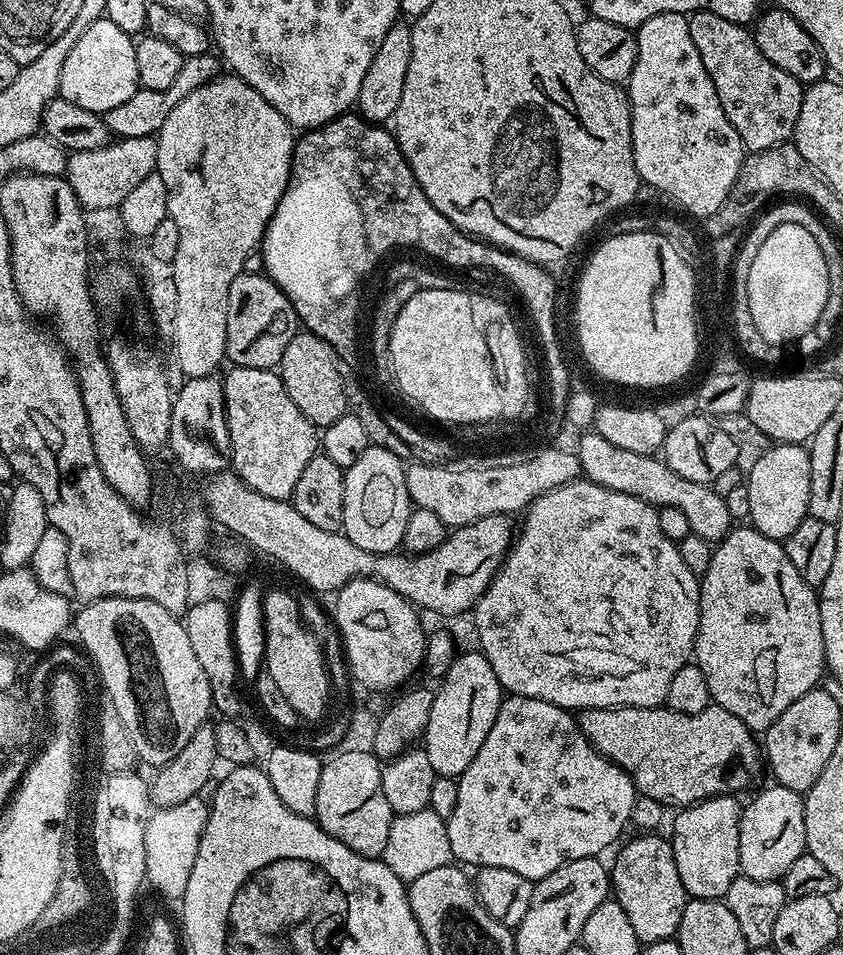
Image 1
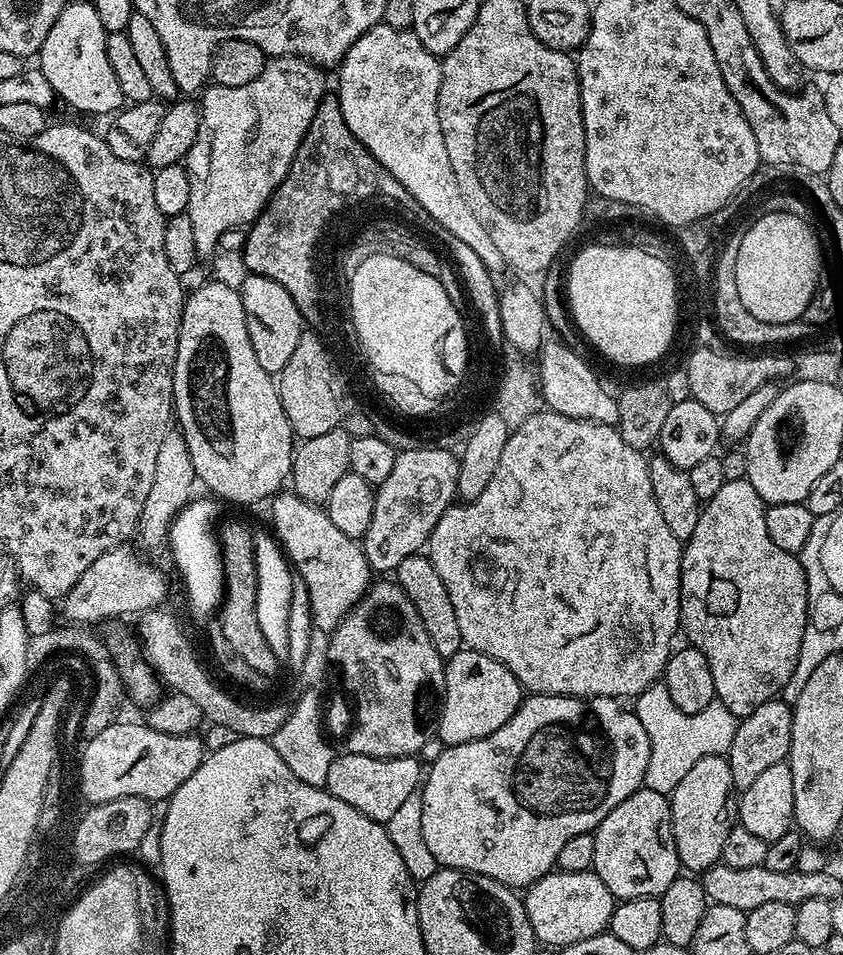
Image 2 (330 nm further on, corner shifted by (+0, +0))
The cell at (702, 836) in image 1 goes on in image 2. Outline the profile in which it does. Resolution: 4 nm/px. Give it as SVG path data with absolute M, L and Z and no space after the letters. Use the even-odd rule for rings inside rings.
M723 755L702 757L687 771L686 778L672 791L670 799L672 833L681 869L692 874L703 874L721 863L720 855L726 846L726 838L730 838L730 830L738 816L727 759Z

